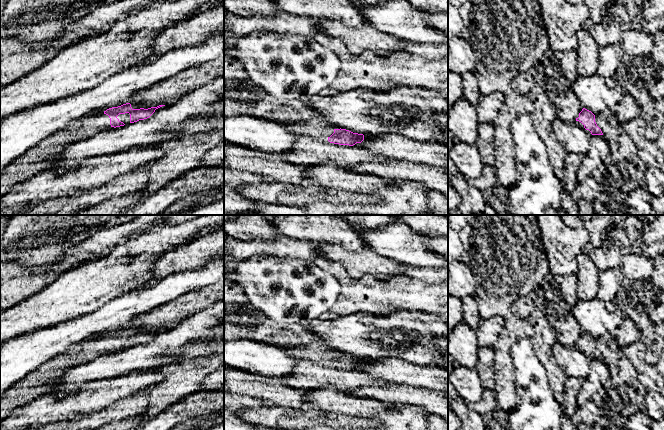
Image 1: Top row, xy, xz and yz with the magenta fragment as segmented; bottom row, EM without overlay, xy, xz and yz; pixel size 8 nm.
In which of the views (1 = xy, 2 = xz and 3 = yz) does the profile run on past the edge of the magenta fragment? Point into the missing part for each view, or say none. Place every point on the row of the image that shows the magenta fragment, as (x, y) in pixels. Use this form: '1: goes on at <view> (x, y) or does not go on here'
1: goes on at xy (45, 152)
2: goes on at xz (316, 128)
3: goes on at yz (578, 123)

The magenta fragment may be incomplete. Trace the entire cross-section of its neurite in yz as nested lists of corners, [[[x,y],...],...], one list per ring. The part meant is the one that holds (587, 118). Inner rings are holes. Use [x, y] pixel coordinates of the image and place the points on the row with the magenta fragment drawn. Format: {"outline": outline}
{"outline": [[[583,108],[582,111],[579,113],[575,123],[582,129],[584,129],[589,135],[603,135],[601,129],[595,122],[595,115],[585,108]]]}

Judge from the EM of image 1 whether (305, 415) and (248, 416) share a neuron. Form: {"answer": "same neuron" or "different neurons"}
{"answer": "same neuron"}

